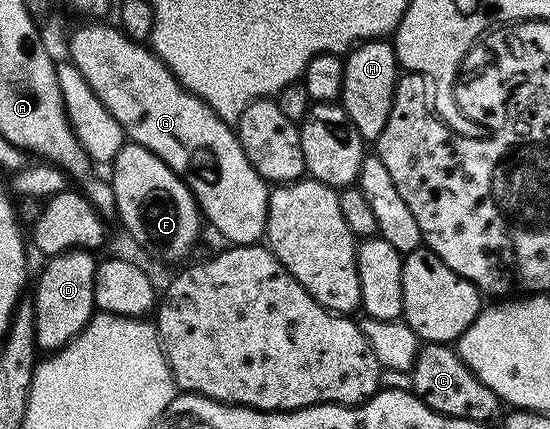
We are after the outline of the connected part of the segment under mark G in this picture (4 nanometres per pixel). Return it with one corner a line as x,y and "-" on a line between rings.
89,23
73,35
69,55
82,75
84,86
90,87
95,97
119,121
126,140
143,145
159,157
177,175
184,178
190,193
197,199
204,222
209,223
229,245
257,245
262,242
269,212
270,184
247,161
237,132
197,95
192,95
169,71
169,67
148,46
133,42
124,31
105,23

